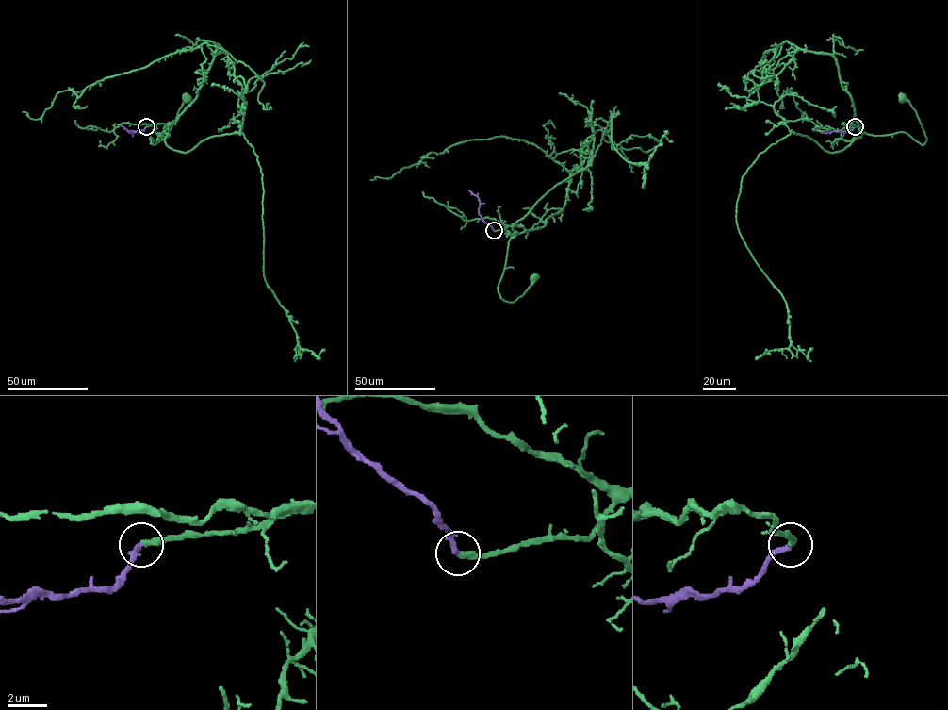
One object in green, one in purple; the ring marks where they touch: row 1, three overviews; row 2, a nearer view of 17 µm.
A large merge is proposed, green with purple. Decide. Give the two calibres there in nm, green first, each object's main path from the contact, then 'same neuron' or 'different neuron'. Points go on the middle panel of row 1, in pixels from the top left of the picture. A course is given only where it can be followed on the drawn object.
280 nm thick on the green side, 280 nm on the other; green runs (493, 231), (508, 225), (525, 229), (508, 242), (498, 286), (501, 298), (514, 302), (534, 277); purple runs (493, 231), (479, 213), (480, 200), (468, 189); same neuron

